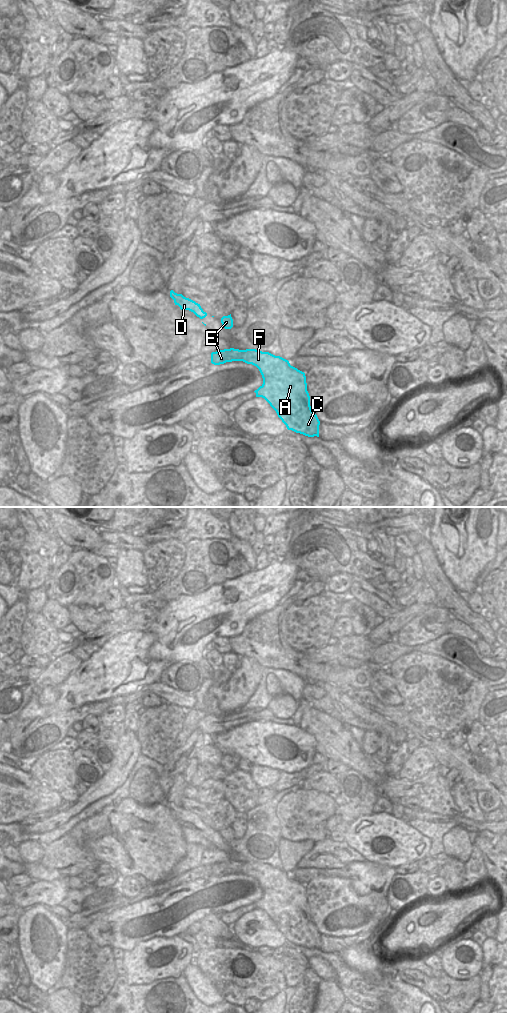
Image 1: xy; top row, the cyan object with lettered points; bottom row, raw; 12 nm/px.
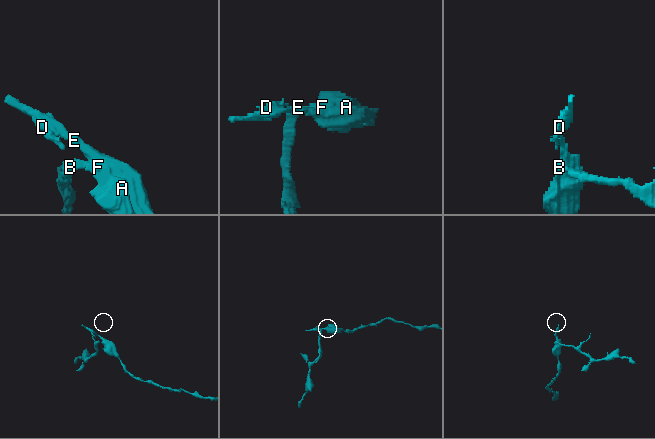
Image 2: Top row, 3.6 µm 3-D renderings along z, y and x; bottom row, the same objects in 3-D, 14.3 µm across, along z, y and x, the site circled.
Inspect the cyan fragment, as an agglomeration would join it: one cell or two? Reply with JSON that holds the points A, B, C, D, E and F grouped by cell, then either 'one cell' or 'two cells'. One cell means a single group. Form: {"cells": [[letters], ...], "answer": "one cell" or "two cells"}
{"cells": [["A", "C", "D", "E", "F"], ["B"]], "answer": "two cells"}

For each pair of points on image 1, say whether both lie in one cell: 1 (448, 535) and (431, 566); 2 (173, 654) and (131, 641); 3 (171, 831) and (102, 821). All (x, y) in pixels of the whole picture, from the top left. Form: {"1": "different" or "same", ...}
{"1": "different", "2": "different", "3": "same"}

